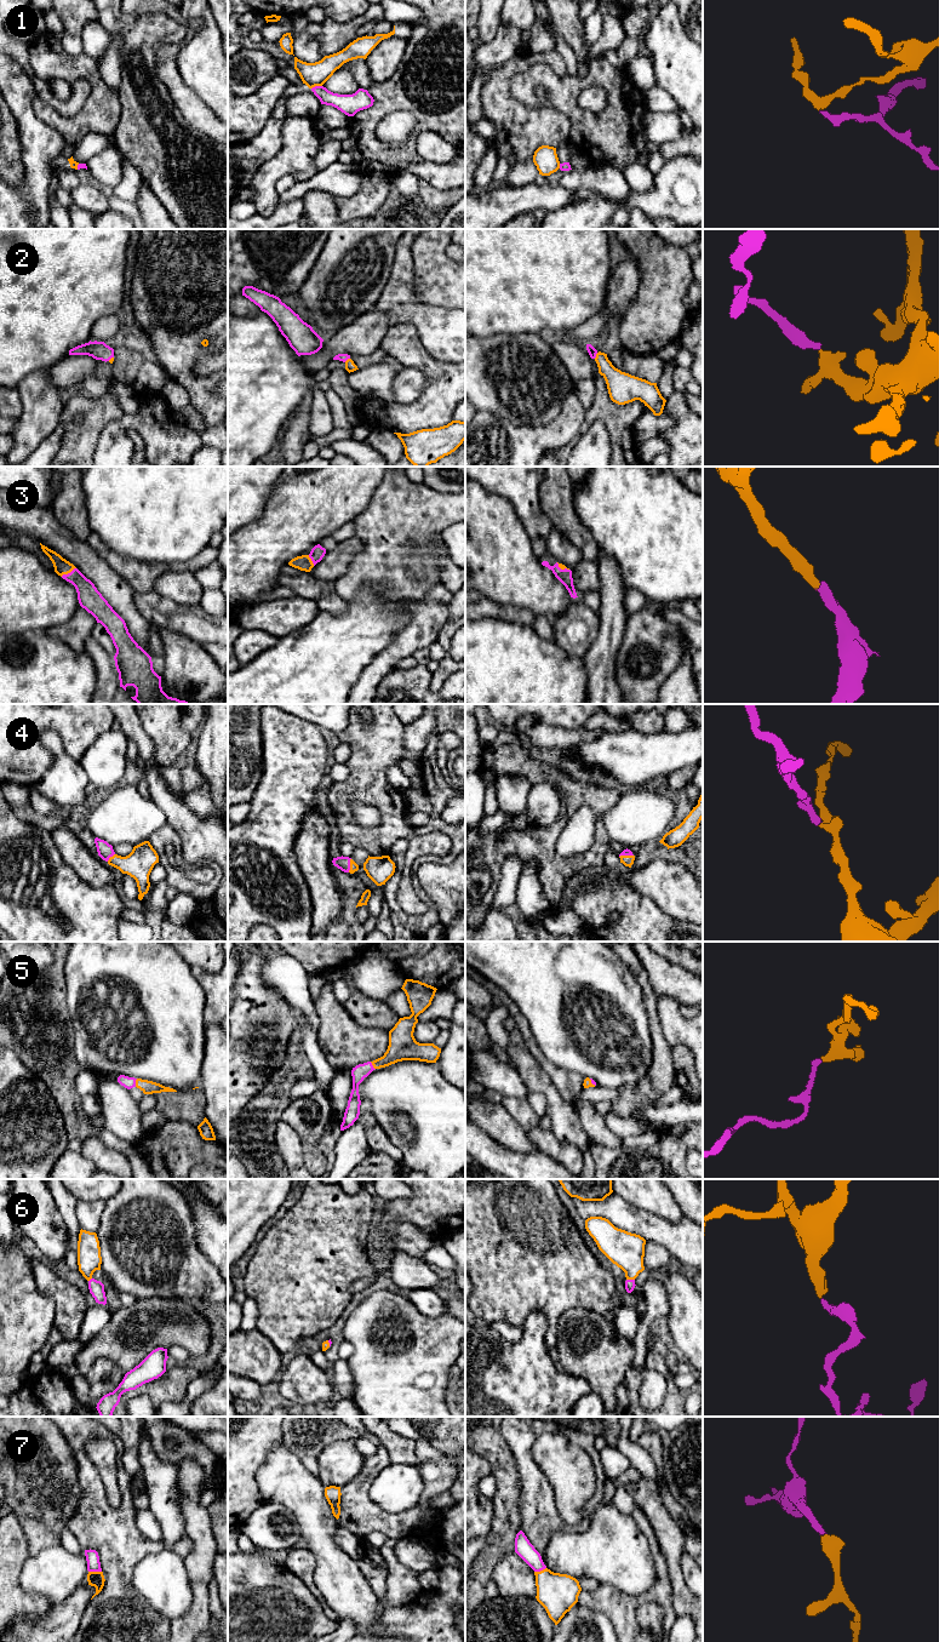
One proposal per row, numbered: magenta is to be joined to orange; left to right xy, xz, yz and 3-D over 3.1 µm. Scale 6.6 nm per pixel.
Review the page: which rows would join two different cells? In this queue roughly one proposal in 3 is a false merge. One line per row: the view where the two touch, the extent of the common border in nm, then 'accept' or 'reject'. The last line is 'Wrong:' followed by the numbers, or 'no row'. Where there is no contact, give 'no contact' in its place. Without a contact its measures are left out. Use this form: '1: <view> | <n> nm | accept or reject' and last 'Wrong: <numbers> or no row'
1: xz | 80 nm | reject
2: yz | 50 nm | accept
3: xy | 120 nm | accept
4: xz | 100 nm | accept
5: xy | 60 nm | accept
6: yz | 60 nm | accept
7: xy | 90 nm | accept
Wrong: 1

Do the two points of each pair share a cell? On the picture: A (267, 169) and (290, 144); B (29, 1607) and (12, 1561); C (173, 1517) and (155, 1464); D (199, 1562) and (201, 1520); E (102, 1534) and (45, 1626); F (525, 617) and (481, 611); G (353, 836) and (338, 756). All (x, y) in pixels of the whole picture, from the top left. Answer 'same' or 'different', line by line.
A: same
B: same
C: same
D: same
E: different
F: same
G: different

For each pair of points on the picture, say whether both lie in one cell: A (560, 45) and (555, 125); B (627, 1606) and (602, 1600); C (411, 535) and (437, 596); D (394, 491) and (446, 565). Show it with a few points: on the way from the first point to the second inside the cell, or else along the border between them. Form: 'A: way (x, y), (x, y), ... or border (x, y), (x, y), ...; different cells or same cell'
A: border (555, 50), (562, 58), (568, 74); different cells
B: way (620, 1602), (608, 1600); same cell
C: border (441, 583), (437, 583), (419, 599), (406, 598); different cells
D: border (446, 550), (439, 561), (441, 583); different cells

